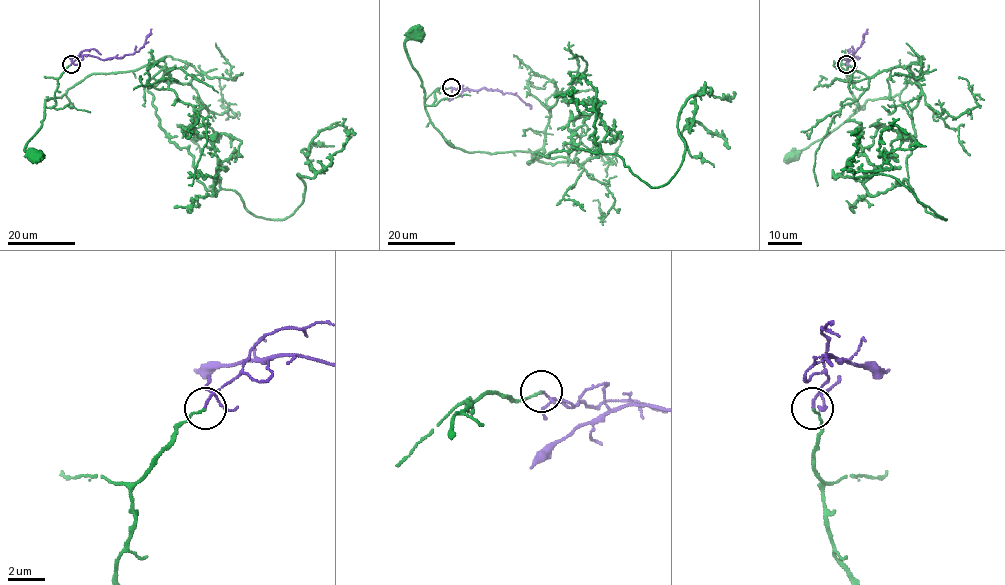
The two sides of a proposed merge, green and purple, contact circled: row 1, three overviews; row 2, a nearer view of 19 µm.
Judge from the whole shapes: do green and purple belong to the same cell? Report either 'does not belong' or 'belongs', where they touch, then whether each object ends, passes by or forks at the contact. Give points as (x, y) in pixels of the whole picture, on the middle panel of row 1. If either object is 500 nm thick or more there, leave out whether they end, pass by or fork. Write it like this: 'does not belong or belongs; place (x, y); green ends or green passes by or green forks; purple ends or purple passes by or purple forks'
belongs; place (451, 87); green ends; purple passes by

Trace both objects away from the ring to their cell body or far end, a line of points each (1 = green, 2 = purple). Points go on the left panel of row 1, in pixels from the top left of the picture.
1: (71, 64), (47, 108), (94, 74), (163, 68), (159, 127), (257, 216), (288, 217), (310, 141), (349, 134)
2: (71, 64), (83, 55), (106, 59), (133, 54), (144, 45), (151, 29)

